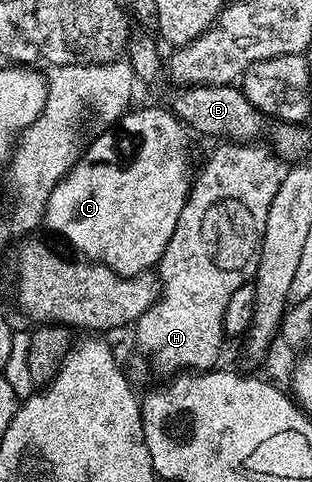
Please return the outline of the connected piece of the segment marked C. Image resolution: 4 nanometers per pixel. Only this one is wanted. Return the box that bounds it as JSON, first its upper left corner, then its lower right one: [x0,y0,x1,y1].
[43,107,190,276]

